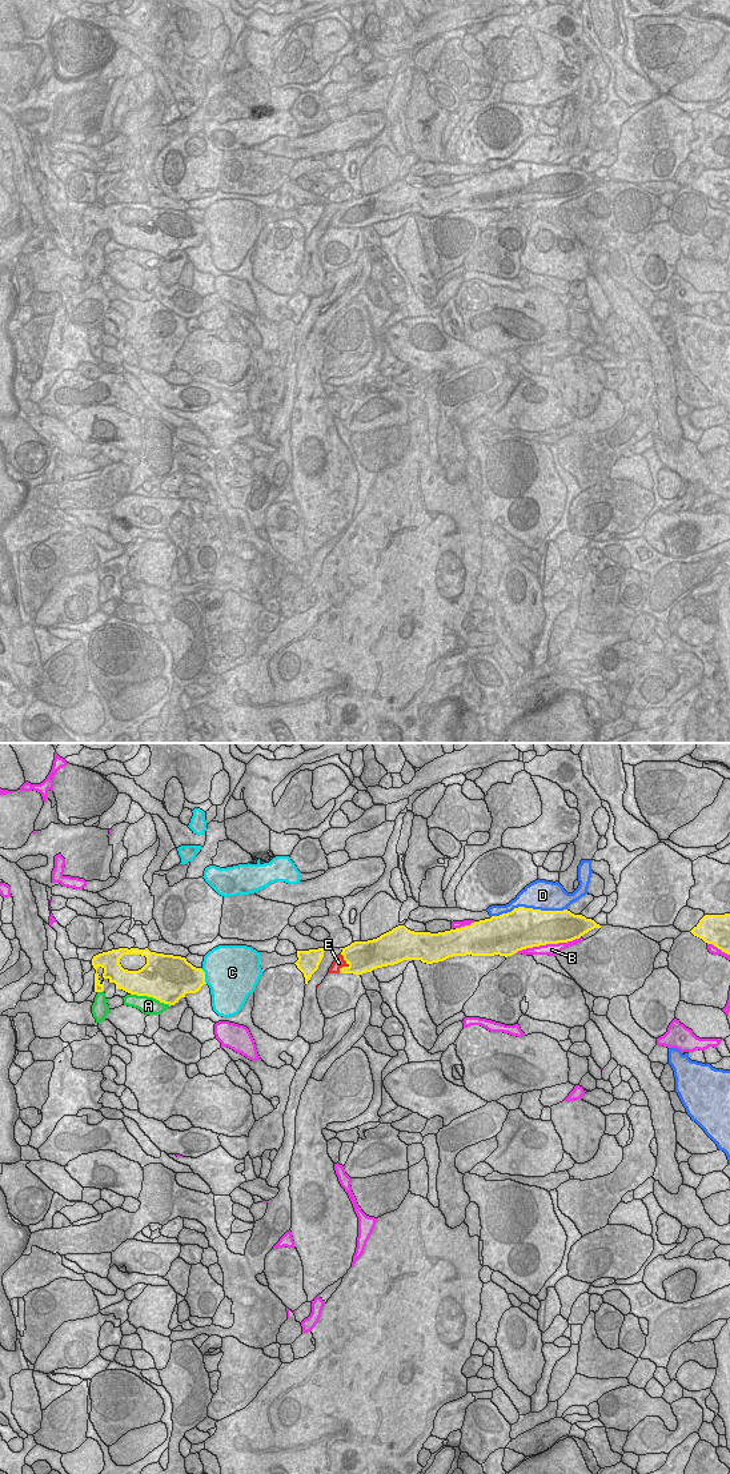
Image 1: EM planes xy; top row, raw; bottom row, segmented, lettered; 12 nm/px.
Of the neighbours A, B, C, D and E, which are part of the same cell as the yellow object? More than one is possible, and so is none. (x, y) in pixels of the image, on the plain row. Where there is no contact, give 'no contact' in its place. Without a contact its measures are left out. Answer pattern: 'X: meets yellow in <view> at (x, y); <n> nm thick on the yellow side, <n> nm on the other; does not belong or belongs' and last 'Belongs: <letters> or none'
A: meets yellow in xy at (151, 250); 500 nm thick on the yellow side, 220 nm on the other; does not belong
B: meets yellow in xy at (548, 197); 440 nm thick on the yellow side, 160 nm on the other; does not belong
C: meets yellow in xy at (204, 231); 360 nm thick on the yellow side, 480 nm on the other; does not belong
D: meets yellow in xy at (529, 163); 480 nm thick on the yellow side, 360 nm on the other; does not belong
E: meets yellow in xy at (347, 217); 380 nm thick on the yellow side, 130 nm on the other; does not belong
Belongs: none

